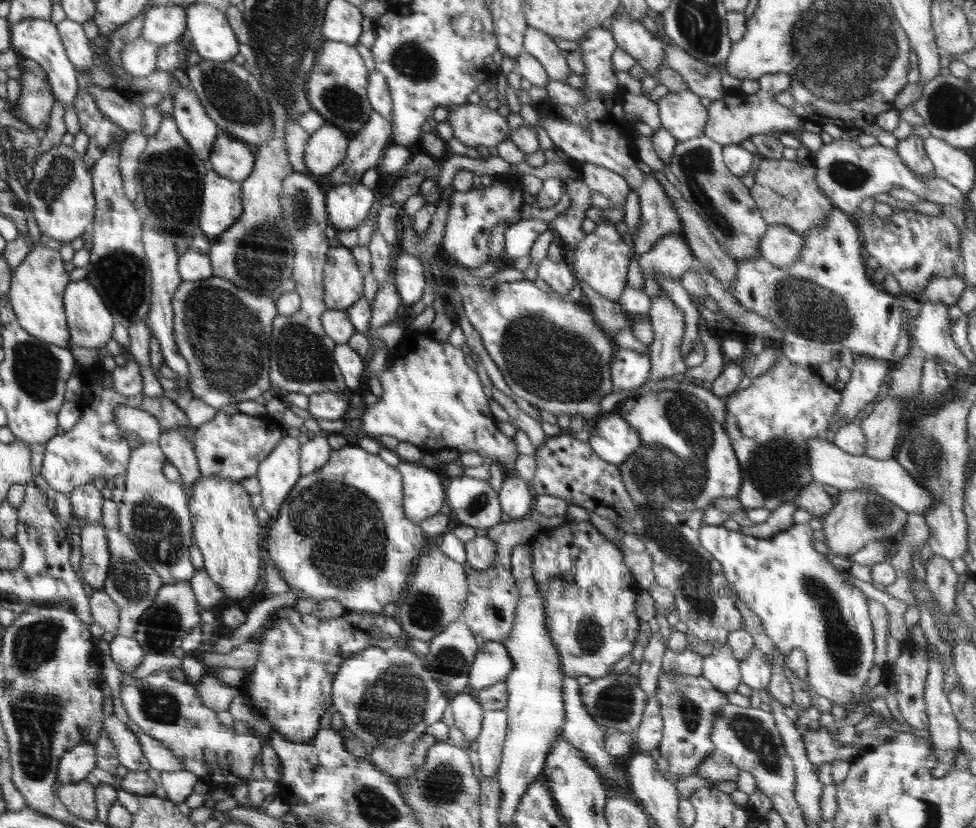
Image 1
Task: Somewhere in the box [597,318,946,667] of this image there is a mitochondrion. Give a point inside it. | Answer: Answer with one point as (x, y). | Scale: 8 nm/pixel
(659, 474)

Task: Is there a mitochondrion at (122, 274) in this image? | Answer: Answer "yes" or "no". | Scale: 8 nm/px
yes

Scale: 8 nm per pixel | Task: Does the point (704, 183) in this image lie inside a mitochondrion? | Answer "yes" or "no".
yes

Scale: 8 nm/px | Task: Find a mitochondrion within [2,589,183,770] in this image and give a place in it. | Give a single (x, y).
(36, 644)

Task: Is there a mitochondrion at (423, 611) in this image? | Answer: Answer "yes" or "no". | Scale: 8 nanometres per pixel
yes

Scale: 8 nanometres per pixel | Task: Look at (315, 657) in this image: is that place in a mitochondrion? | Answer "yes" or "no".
no

